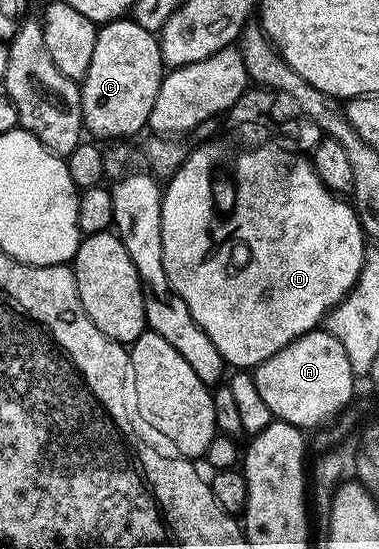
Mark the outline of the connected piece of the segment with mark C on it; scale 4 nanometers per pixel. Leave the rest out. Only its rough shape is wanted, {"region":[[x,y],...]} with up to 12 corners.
{"region":[[103,24],[80,83],[87,134],[145,130],[165,74],[160,40]]}

